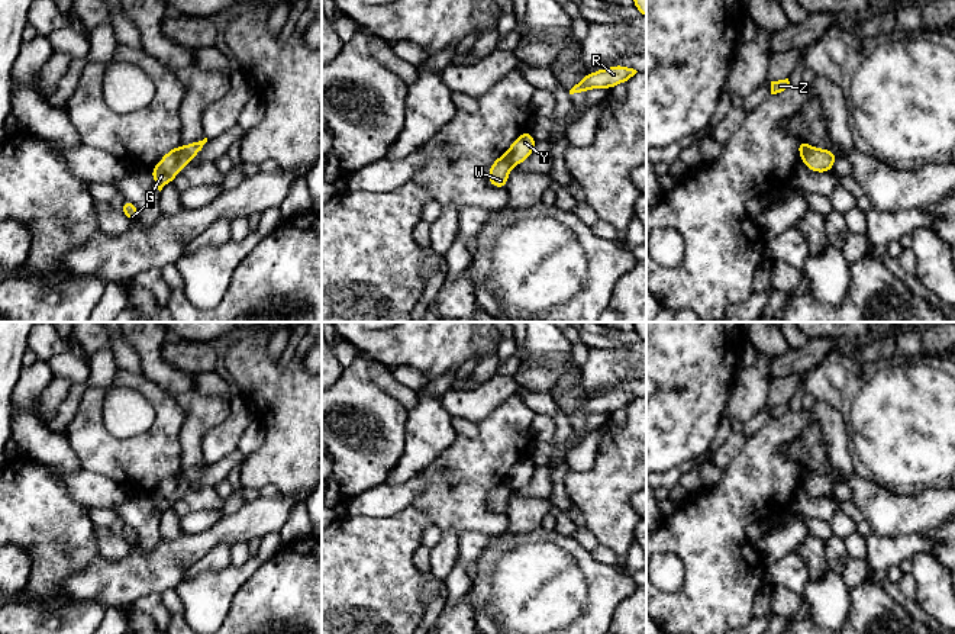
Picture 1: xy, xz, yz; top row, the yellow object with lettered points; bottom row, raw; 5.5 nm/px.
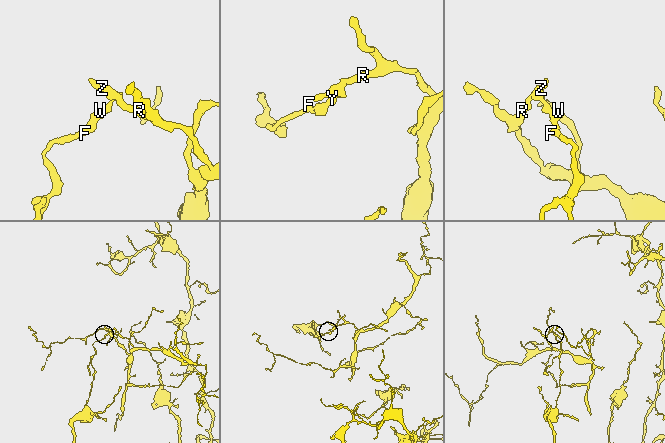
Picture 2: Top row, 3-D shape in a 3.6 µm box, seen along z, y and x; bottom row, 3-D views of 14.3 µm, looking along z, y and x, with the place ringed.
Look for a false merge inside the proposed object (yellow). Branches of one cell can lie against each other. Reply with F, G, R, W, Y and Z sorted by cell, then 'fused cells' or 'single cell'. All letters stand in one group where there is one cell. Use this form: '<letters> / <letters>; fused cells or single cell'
F G W / R Y Z; fused cells

